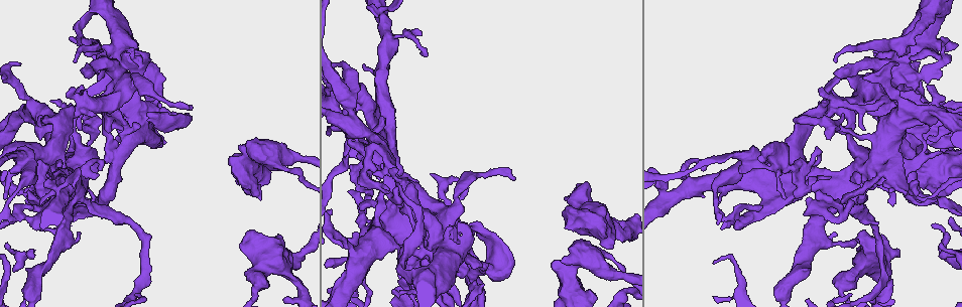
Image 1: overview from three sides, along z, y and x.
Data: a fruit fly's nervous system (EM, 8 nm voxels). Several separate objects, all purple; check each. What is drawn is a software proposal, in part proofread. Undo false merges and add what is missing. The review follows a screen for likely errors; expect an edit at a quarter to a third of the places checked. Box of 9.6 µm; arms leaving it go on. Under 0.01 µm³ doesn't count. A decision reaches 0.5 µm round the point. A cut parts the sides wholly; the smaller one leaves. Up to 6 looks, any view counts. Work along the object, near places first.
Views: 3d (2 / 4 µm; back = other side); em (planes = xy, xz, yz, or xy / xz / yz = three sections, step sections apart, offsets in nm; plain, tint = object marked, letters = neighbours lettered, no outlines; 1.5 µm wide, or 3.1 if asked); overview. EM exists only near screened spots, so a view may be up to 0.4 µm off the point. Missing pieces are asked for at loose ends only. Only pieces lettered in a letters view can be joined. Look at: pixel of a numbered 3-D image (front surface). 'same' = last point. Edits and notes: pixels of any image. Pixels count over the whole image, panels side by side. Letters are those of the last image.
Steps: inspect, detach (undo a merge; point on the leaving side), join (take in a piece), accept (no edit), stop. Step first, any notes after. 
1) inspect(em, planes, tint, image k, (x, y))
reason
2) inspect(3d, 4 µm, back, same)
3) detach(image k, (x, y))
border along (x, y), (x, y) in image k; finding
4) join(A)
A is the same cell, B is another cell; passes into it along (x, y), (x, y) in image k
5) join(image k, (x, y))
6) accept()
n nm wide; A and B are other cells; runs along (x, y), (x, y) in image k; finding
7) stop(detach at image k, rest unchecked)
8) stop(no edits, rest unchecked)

inspect(3d, 2 µm, image 1, (513, 180))
tapers out

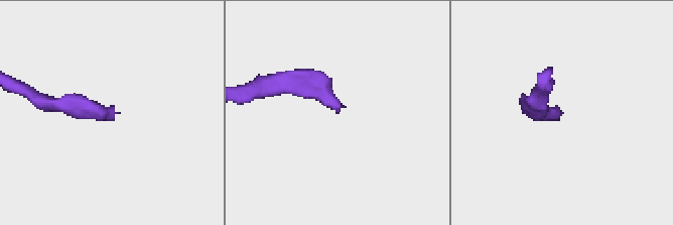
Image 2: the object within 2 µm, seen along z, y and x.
inspect(em, yz, step 8, letters, image 2, (343, 106))

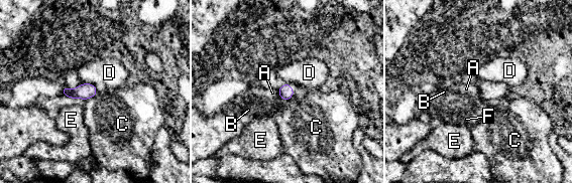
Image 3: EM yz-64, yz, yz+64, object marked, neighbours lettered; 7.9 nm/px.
inspect(em, planes, letters, same)
another direction

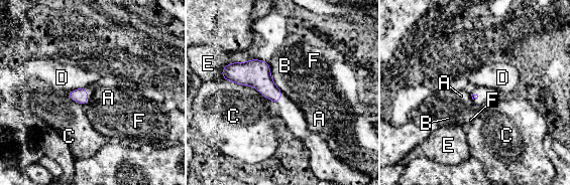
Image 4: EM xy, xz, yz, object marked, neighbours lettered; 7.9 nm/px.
accept()
C touches over 360 nm; A, B, C, D, E and F are other cells; border along (272, 79), (273, 83), (282, 93) in image 4; no lettered piece goes on from it

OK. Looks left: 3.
inspect(em, planes, letters, image 1, (944, 149))
branch stops here

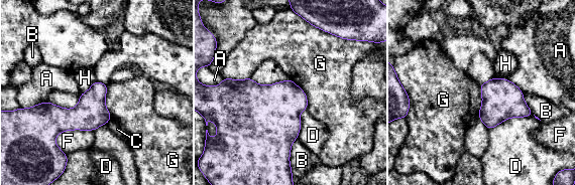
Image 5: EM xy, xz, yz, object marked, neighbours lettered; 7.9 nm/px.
accept()
240 nm wide; A, B, C, D, F, G and H are other cells; no lettered piece goes on from it

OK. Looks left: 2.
stop(no edits, rest unchecked)

